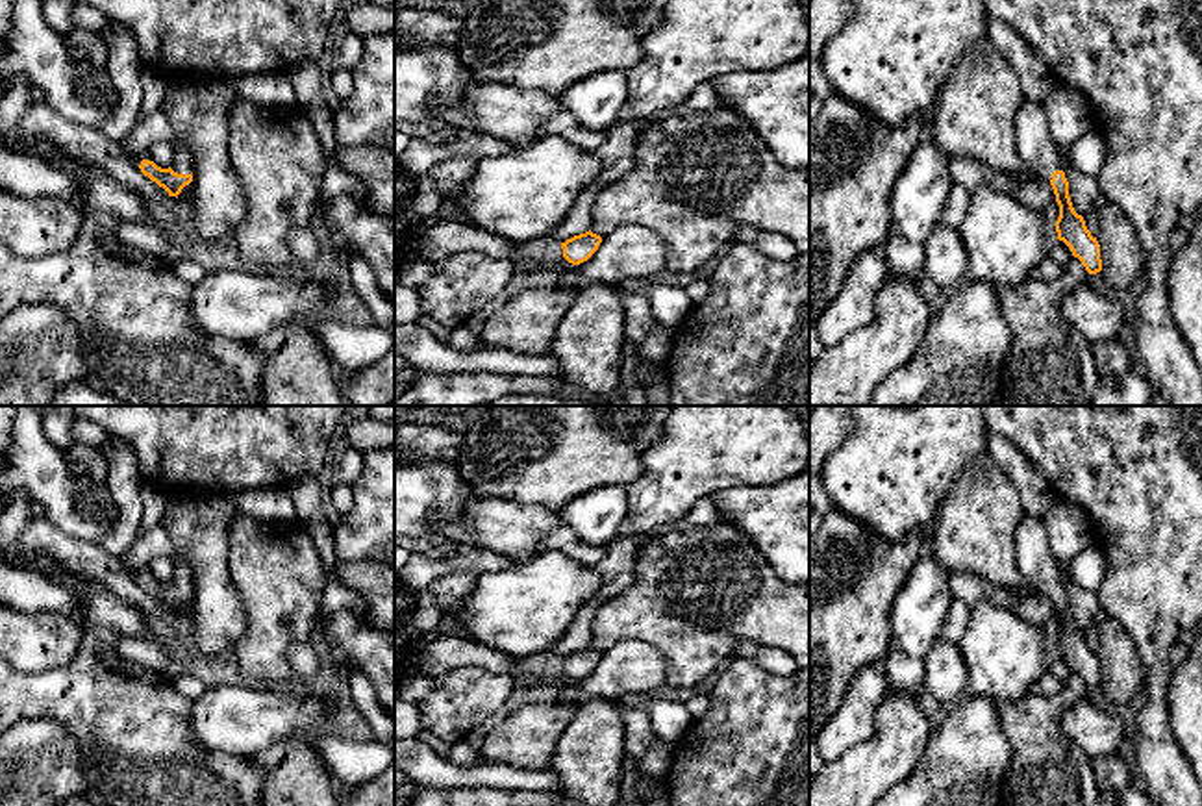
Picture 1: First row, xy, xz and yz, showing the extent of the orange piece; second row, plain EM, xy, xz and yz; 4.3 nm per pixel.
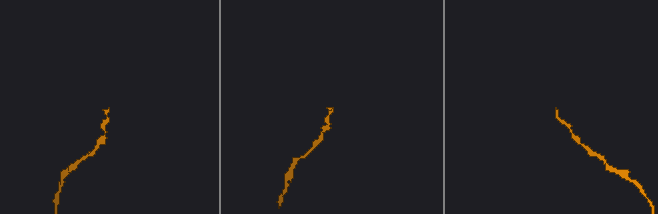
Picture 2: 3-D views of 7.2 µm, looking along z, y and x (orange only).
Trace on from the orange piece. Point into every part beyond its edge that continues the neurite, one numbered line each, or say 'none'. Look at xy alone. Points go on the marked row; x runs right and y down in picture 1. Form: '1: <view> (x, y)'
1: xy (182, 163)

